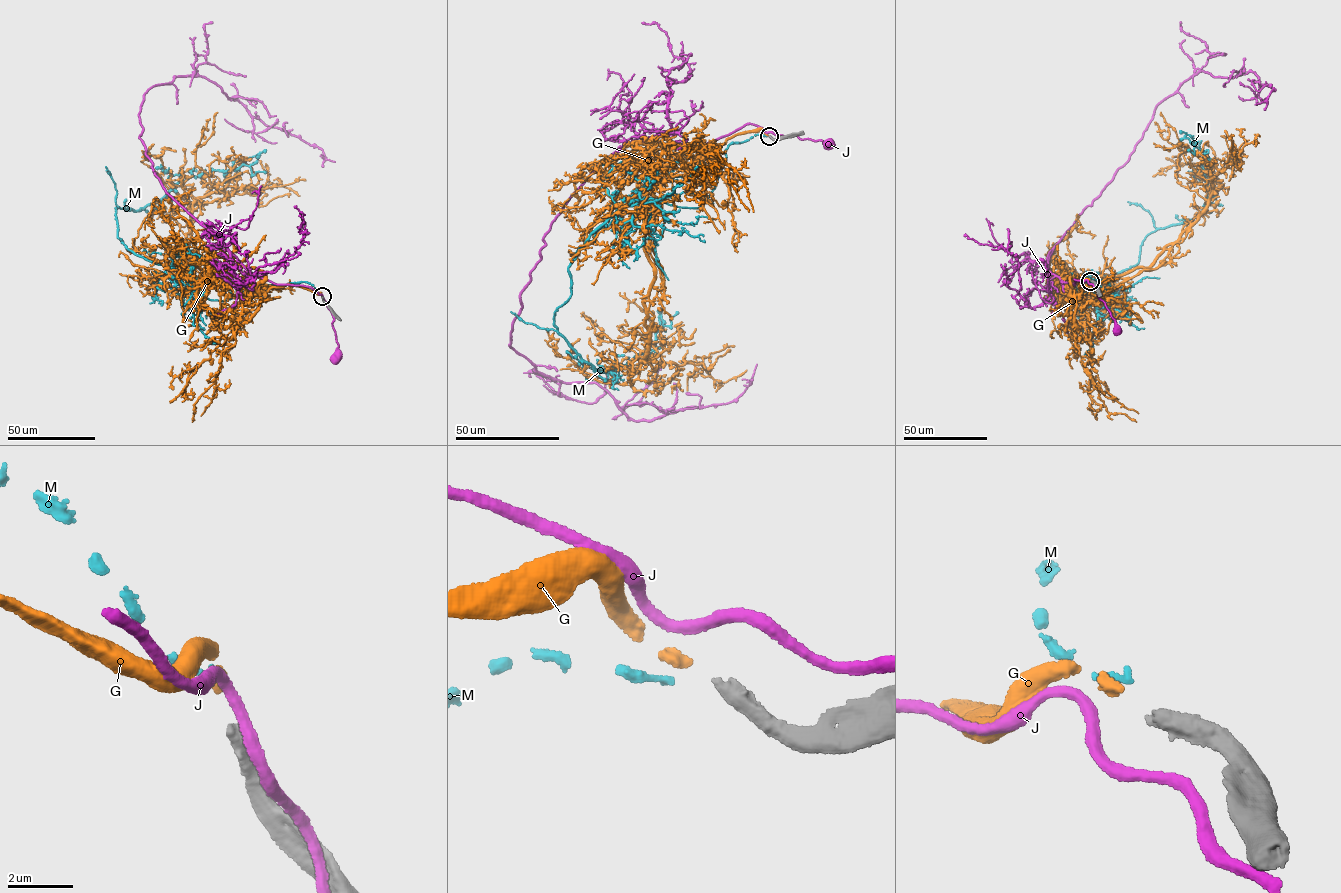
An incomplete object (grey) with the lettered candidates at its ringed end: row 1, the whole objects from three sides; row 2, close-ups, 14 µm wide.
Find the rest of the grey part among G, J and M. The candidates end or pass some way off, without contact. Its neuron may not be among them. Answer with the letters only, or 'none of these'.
G

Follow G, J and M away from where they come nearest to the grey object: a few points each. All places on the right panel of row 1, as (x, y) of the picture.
G: (1089, 280), (1077, 280), (1082, 291), (1069, 297), (1150, 265), (1206, 207), (1213, 176), (1255, 139), (1255, 146)
J: (1088, 281), (1104, 302), (1117, 331)
M: (1090, 279), (1116, 303), (1089, 293), (1137, 264), (1152, 232), (1202, 212), (1207, 162), (1188, 150)

